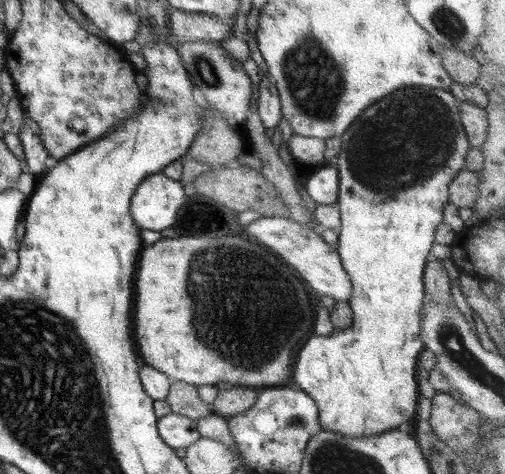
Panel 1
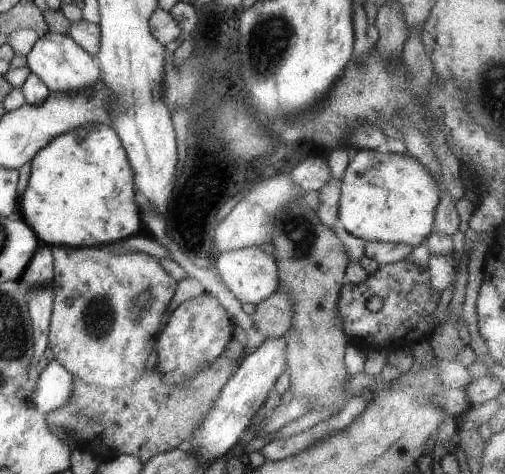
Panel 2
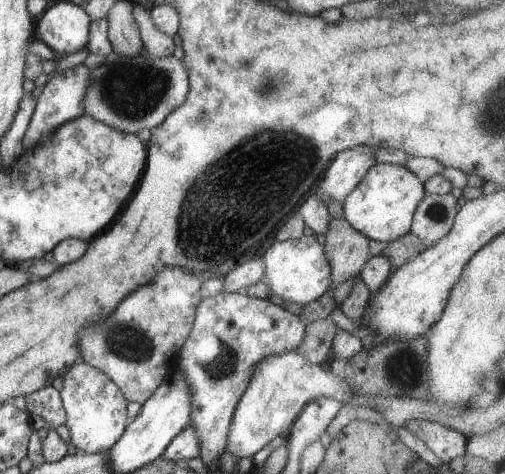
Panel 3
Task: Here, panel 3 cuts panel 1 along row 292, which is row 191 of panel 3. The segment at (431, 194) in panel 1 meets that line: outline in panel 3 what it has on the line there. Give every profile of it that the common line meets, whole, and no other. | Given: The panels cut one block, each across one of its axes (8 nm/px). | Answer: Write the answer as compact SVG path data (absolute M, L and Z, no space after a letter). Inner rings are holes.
M376 163L356 188L345 196L342 206L344 218L370 240L391 243L411 232L411 224L418 203L427 195L423 183L406 167Z

